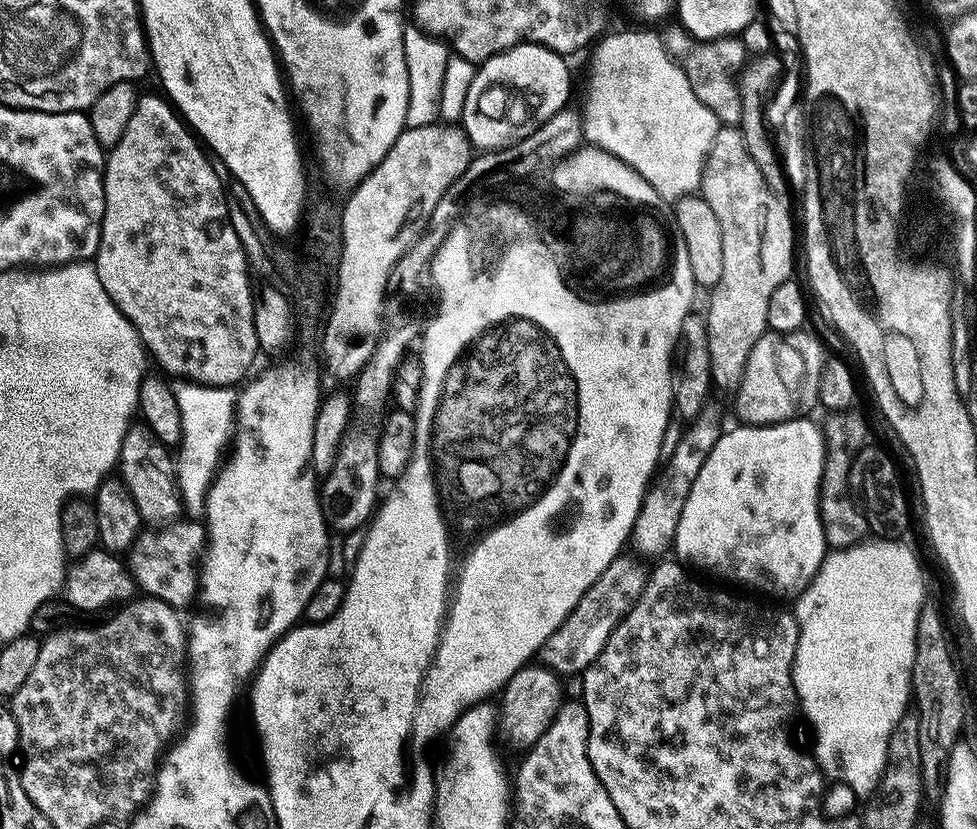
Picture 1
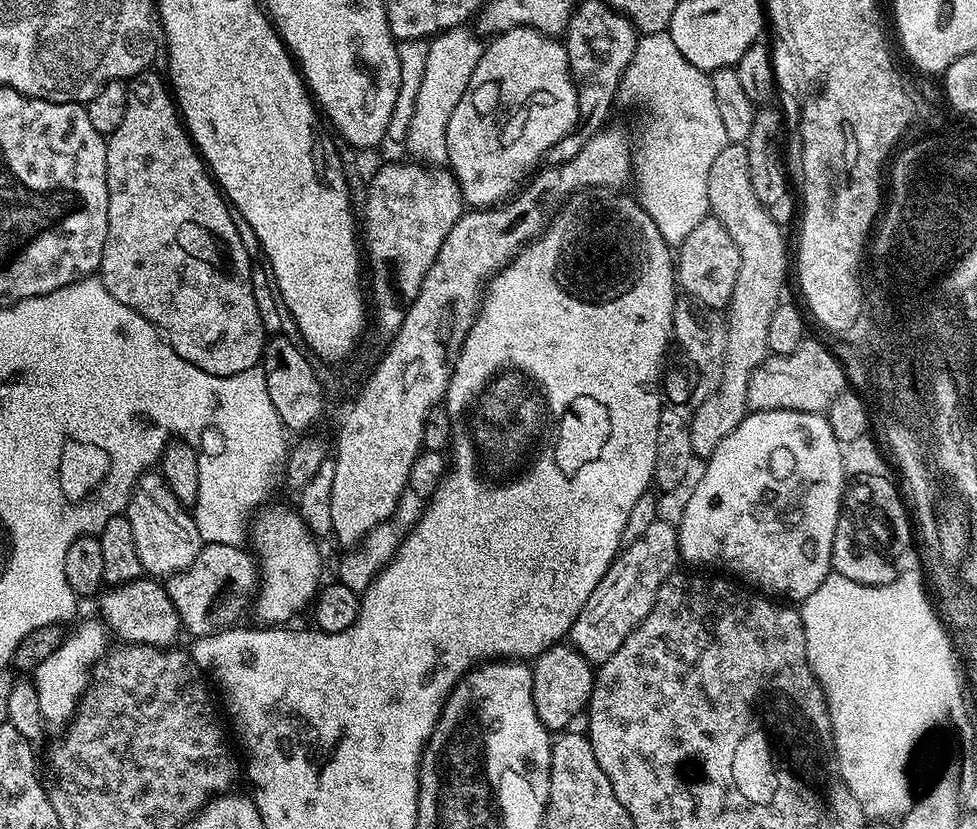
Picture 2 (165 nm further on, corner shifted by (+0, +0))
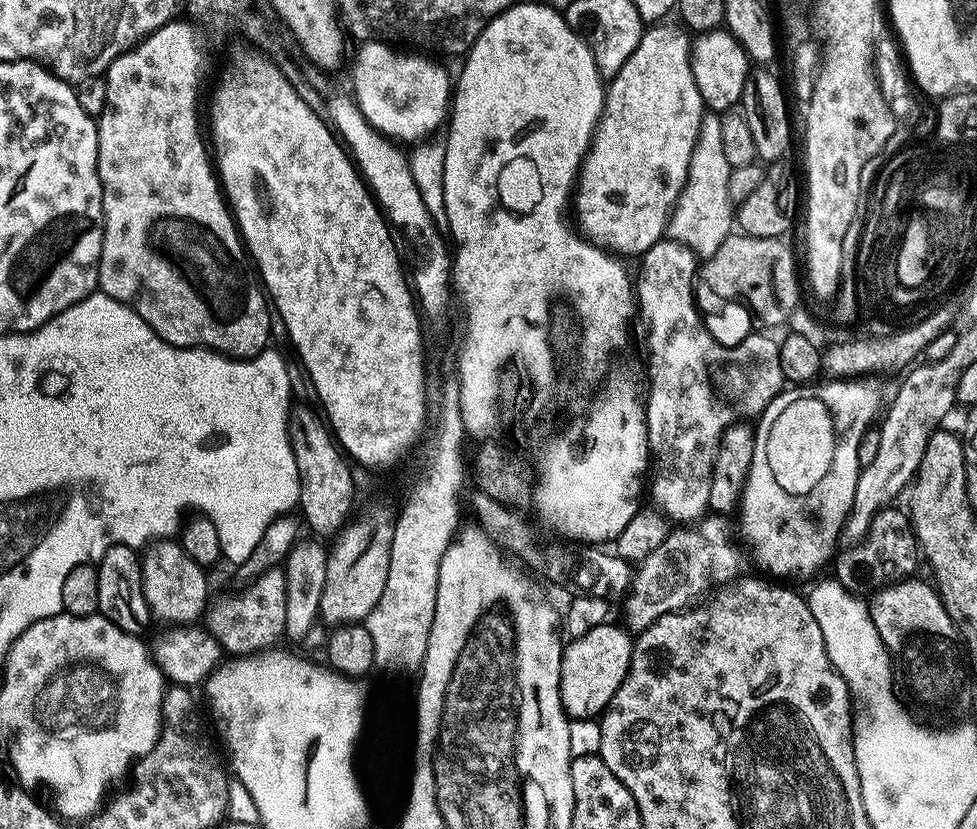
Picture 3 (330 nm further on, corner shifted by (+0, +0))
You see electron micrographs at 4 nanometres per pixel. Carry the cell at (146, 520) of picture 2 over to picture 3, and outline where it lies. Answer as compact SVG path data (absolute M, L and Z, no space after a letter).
M156 538L143 549L140 561L142 586L148 609L158 621L169 620L172 626L188 626L205 615L210 603L208 580L204 577L205 569L182 546L172 538Z

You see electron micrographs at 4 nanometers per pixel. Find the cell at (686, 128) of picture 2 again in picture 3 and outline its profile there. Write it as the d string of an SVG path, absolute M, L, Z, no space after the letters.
M705 115L700 133L690 158L690 170L682 186L672 215L668 218L667 239L686 246L697 258L706 258L722 246L722 242L734 232L734 201L730 198L730 174L732 169L722 151L722 126L720 116Z

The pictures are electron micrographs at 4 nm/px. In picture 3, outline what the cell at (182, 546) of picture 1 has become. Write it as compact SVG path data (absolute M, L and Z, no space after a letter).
M277 566L263 572L253 580L243 585L241 592L228 592L211 601L206 609L206 627L208 633L220 644L225 653L233 657L245 656L253 652L268 650L273 647L276 639L284 636L286 626L286 582L283 567Z

